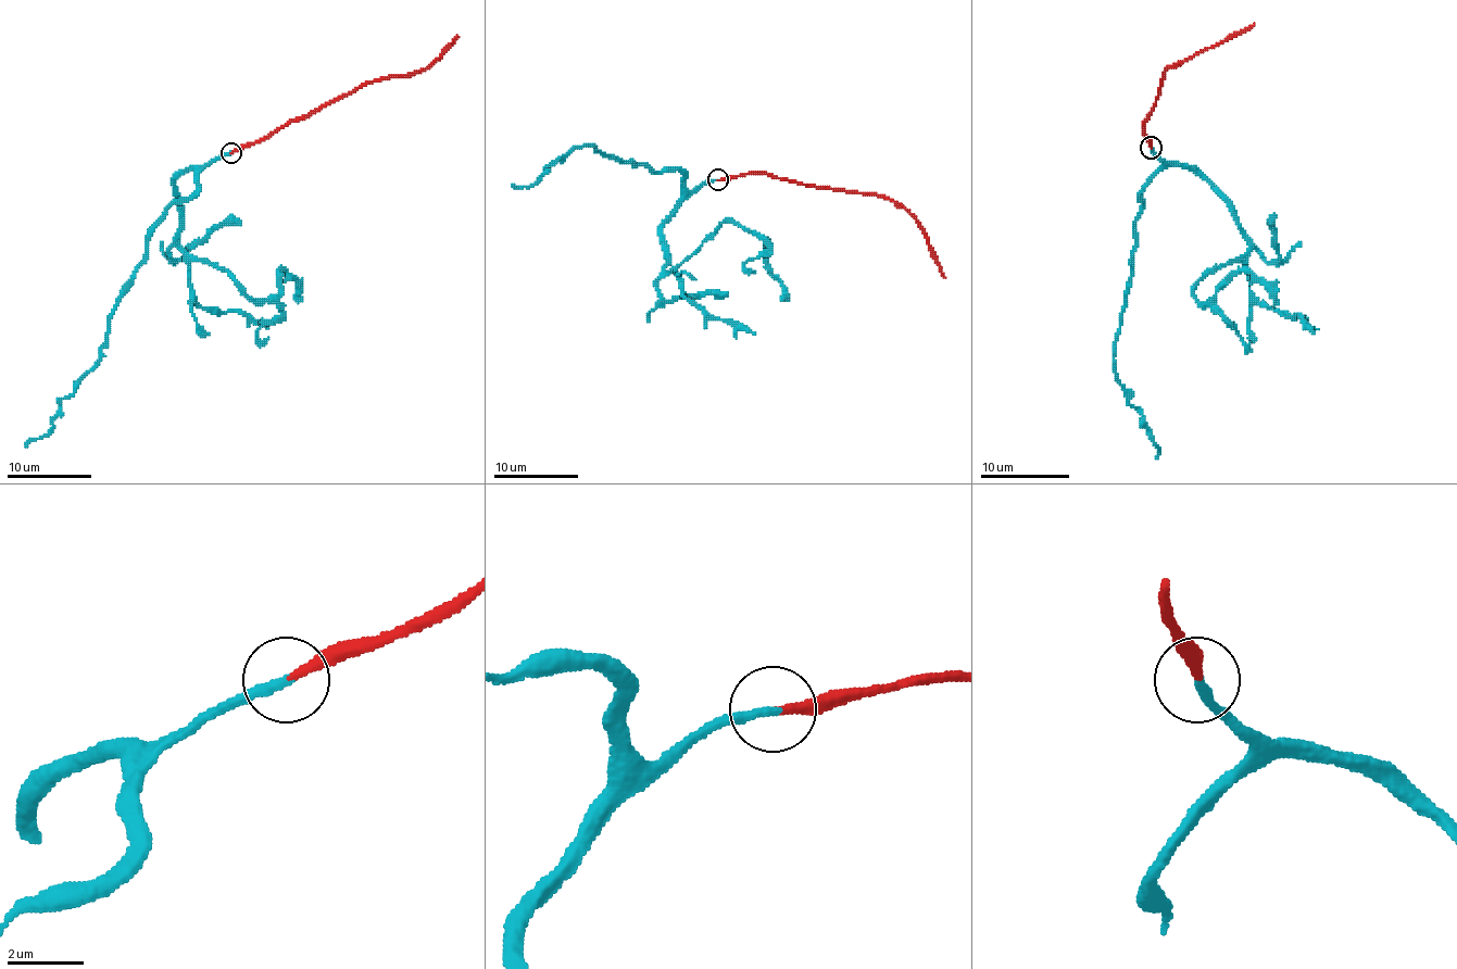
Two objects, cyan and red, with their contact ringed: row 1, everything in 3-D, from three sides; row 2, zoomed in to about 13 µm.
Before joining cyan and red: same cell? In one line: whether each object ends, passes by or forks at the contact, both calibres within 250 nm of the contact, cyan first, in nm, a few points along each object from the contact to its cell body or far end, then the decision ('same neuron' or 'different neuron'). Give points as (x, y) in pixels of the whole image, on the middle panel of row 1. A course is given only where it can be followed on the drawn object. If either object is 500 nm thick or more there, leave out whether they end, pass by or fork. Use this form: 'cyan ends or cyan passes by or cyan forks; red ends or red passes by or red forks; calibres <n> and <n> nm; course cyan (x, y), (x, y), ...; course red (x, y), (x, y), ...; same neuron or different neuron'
cyan ends; red ends; calibres 280 and 200 nm; course cyan (717, 180), (689, 190), (677, 170), (655, 172), (588, 143), (548, 165), (532, 184), (512, 184); course red (717, 180), (746, 174), (769, 174), (795, 181), (888, 197), (916, 221), (943, 277); same neuron

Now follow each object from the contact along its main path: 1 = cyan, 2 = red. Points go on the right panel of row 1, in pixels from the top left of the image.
1: (1151, 148), (1163, 166), (1140, 192), (1131, 287), (1113, 367), (1158, 450), (1155, 458)
2: (1151, 148), (1144, 137), (1144, 121), (1153, 110), (1169, 67), (1245, 32), (1254, 23)

